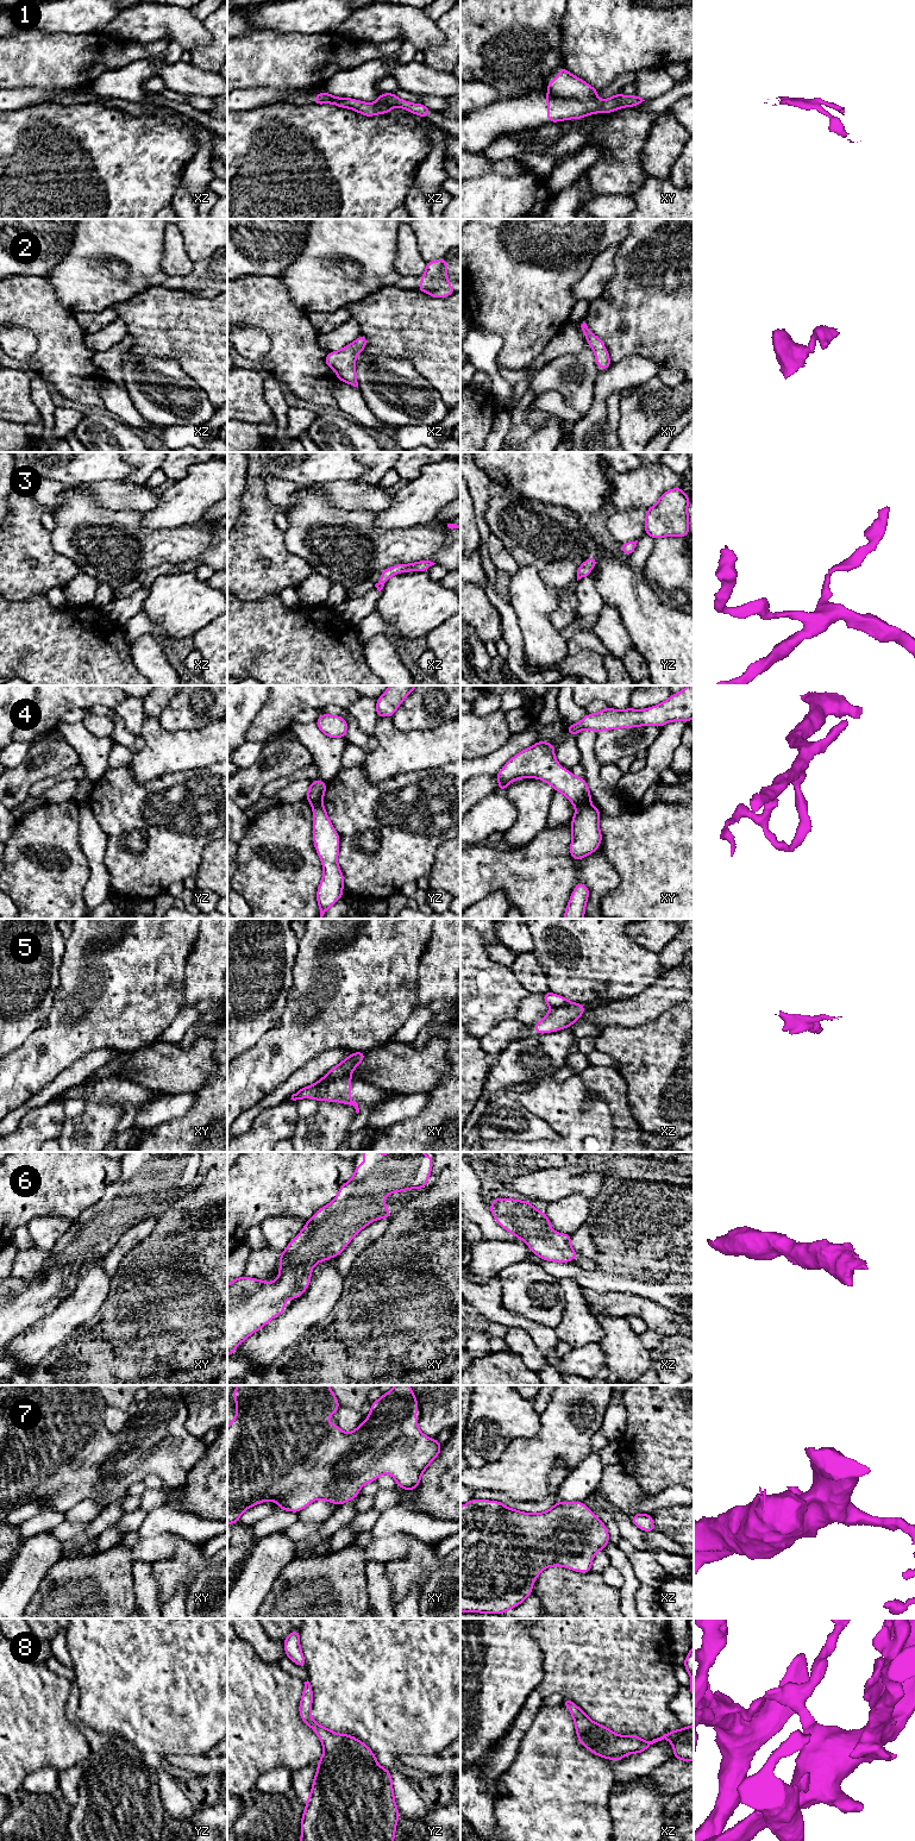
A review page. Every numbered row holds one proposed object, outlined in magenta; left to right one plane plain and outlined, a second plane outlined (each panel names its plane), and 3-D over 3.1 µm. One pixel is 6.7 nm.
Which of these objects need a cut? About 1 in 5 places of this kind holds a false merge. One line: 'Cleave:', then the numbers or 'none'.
Cleave: 1, 4, 5

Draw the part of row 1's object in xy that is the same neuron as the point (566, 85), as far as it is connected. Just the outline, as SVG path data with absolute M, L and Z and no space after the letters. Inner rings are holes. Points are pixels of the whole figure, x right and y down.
M564 67L559 68L557 79L547 82L547 88L551 93L560 96L576 100L589 101L597 99L600 90L593 88L585 81L570 74Z

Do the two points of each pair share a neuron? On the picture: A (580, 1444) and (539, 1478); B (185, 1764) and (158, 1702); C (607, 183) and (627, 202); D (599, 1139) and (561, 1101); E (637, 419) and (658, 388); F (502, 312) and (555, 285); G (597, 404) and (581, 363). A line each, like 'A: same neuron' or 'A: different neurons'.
A: same neuron
B: different neurons
C: different neurons
D: same neuron
E: same neuron
F: same neuron
G: different neurons

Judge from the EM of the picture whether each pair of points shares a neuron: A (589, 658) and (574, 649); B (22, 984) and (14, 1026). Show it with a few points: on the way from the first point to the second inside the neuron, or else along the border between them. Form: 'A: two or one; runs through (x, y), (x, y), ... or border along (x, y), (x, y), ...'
A: two; border along (568, 655), (594, 650), (602, 658)
B: one; runs through (14, 995), (14, 1015)

